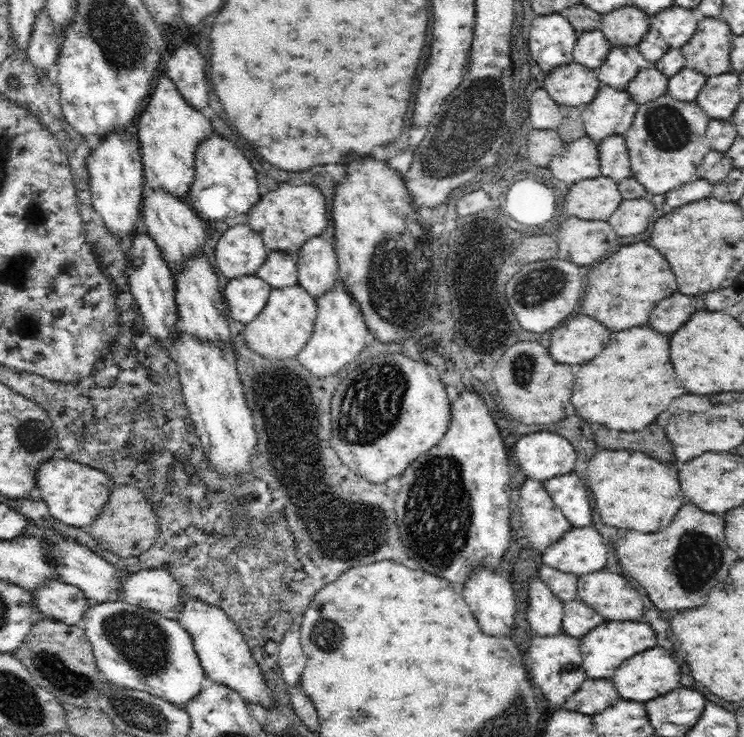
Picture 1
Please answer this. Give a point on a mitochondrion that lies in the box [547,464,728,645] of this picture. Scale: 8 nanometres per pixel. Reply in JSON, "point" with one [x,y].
{"point":[698,557]}

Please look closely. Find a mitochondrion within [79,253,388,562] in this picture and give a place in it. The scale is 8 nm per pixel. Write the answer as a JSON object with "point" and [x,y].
{"point":[333,502]}

